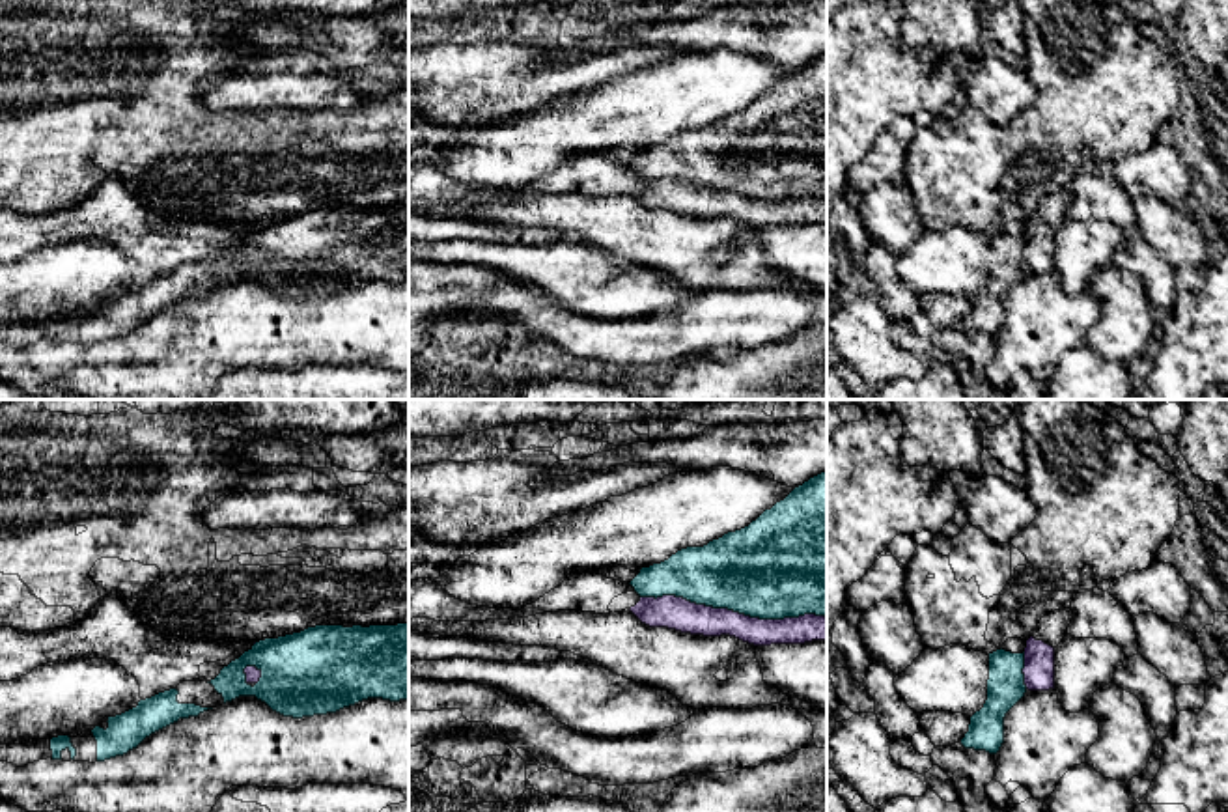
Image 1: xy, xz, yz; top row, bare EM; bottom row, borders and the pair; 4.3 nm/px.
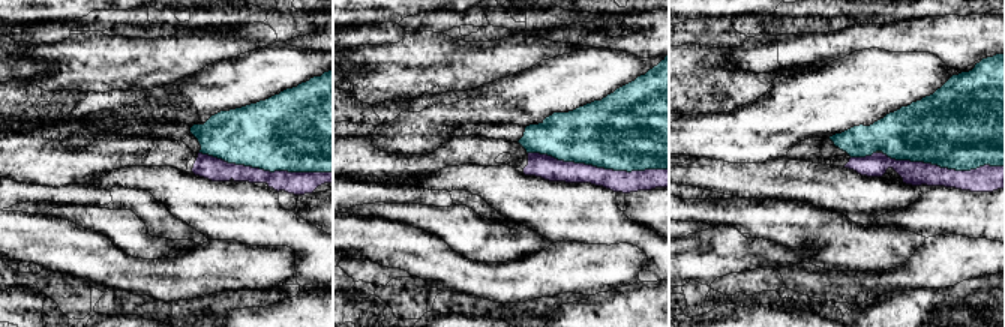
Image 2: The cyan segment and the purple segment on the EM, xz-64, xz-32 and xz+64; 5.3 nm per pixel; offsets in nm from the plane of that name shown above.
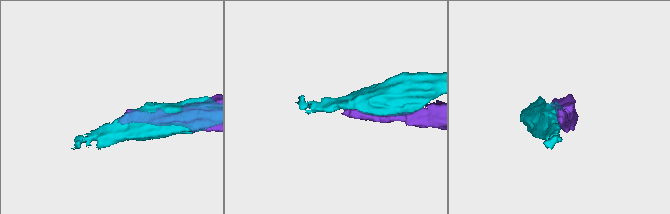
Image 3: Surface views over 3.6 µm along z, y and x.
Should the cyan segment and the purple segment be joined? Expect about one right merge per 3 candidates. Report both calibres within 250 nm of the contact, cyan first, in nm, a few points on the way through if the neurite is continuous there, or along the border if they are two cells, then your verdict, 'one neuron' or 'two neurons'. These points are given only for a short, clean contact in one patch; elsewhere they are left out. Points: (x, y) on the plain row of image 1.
440 nm thick on the cyan side, 140 nm on the other; two neurons

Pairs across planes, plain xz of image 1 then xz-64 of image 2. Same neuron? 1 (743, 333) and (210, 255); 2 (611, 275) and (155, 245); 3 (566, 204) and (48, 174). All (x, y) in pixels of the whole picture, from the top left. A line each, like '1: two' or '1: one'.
1: one
2: one
3: two

